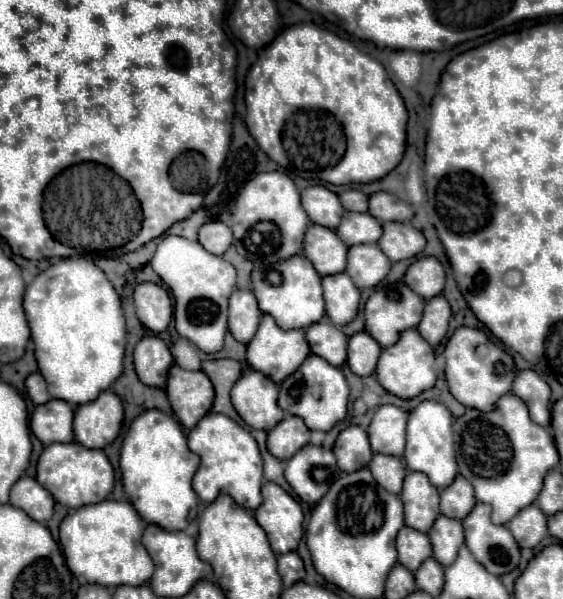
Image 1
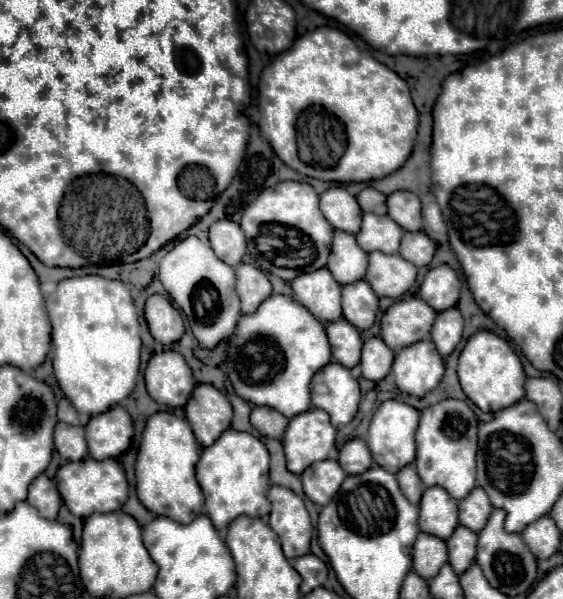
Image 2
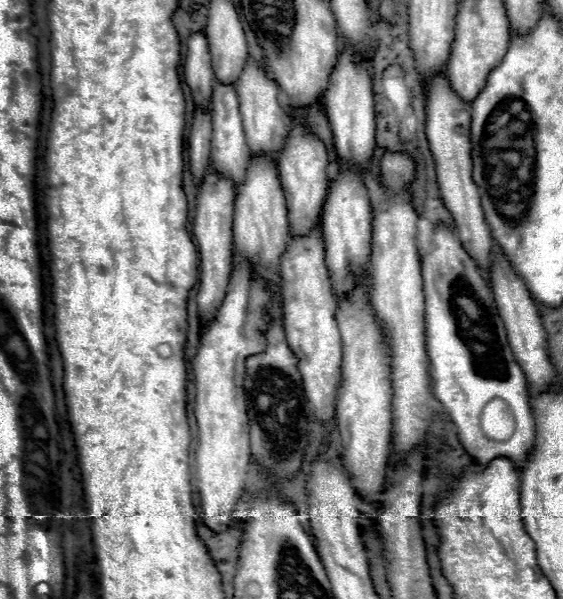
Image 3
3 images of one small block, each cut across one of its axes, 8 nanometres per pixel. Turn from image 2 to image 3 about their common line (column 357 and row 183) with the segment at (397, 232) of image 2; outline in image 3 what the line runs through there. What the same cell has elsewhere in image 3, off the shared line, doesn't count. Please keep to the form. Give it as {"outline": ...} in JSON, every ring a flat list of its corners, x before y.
{"outline":[[214,80,214,98,212,102,212,160,214,166,228,174,234,184,238,186,244,180,244,172,246,172,246,162,250,156,250,148,246,146,246,134,242,130,242,116,238,110,238,96,234,92,232,86,226,86,222,82]]}

